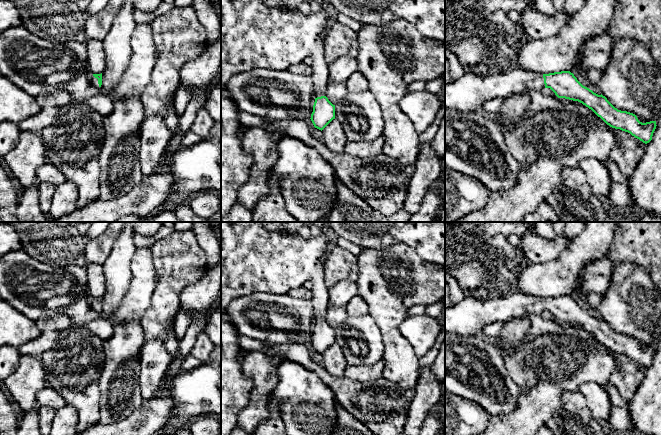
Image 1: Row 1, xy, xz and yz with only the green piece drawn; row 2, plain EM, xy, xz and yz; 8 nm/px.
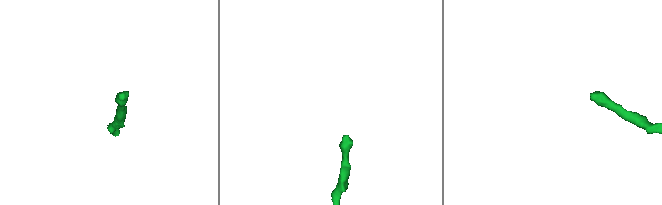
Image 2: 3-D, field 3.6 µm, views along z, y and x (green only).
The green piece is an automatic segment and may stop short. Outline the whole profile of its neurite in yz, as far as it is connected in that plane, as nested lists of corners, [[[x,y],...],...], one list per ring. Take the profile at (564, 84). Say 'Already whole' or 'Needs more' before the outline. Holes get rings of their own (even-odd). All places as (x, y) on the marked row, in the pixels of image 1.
Needs more. [[[518,68],[486,76],[464,73],[445,85],[445,108],[472,115],[489,99],[544,88],[550,88],[558,98],[582,103],[610,127],[628,132],[645,144],[652,140],[656,121],[642,123],[635,114],[618,110],[605,96],[583,86],[570,71],[540,74]]]

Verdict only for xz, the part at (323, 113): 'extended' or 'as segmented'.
extended

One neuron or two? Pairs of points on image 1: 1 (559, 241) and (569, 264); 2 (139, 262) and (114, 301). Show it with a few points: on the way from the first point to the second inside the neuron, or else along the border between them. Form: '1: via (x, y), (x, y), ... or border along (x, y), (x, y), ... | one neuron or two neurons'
1: border along (573, 239), (554, 259), (543, 263) | two neurons
2: border along (135, 251), (131, 260), (130, 286), (123, 296) | two neurons

